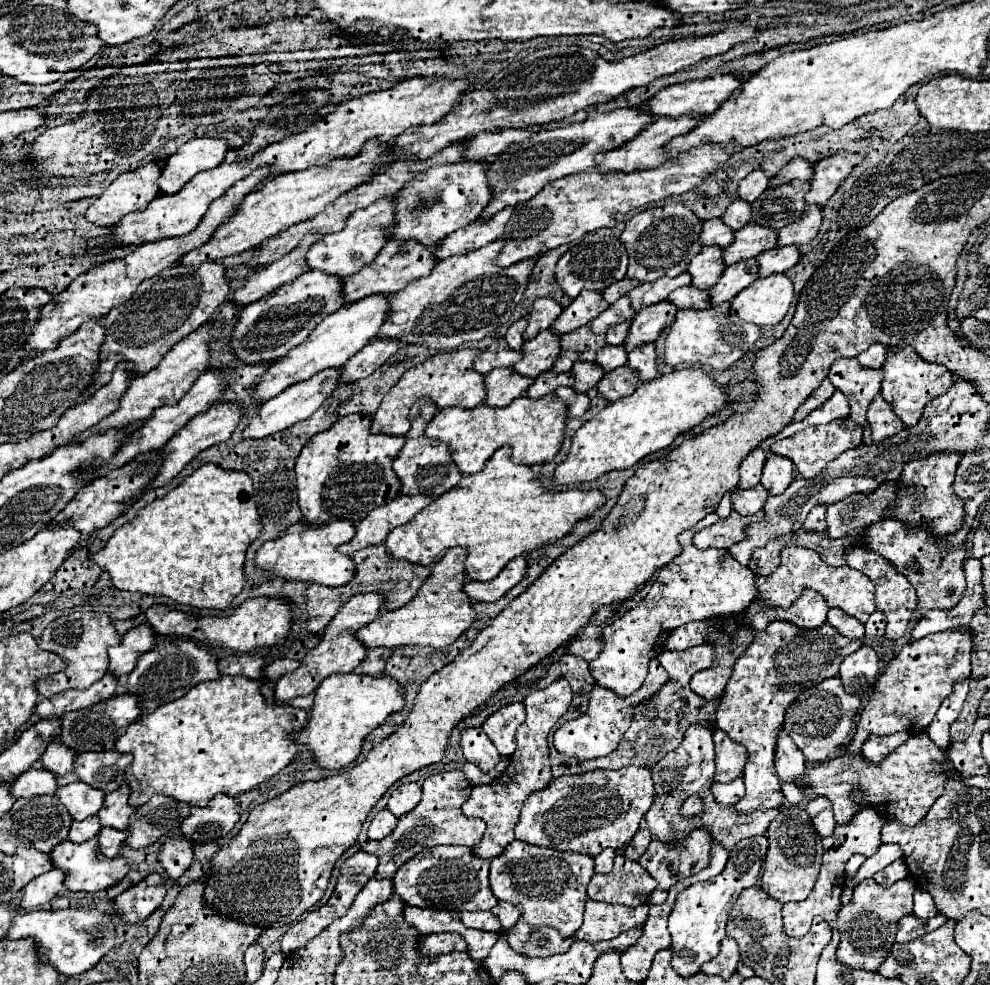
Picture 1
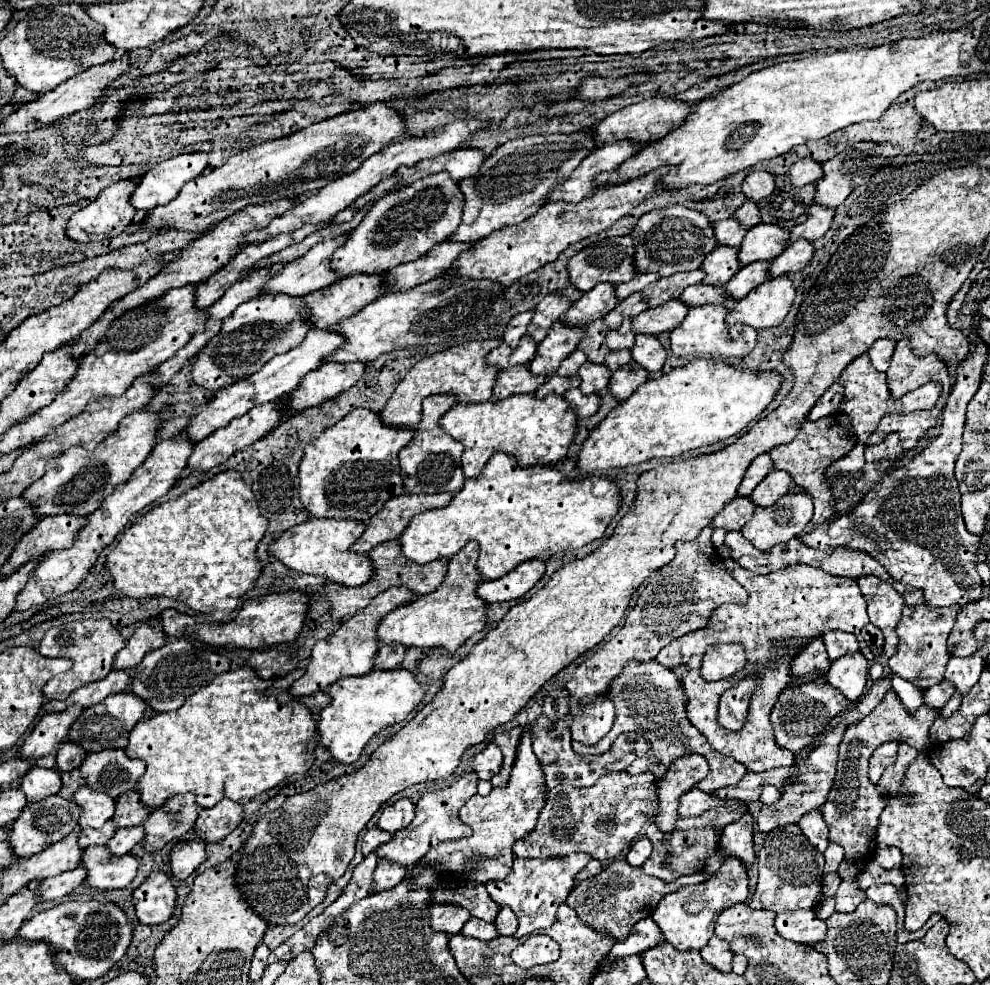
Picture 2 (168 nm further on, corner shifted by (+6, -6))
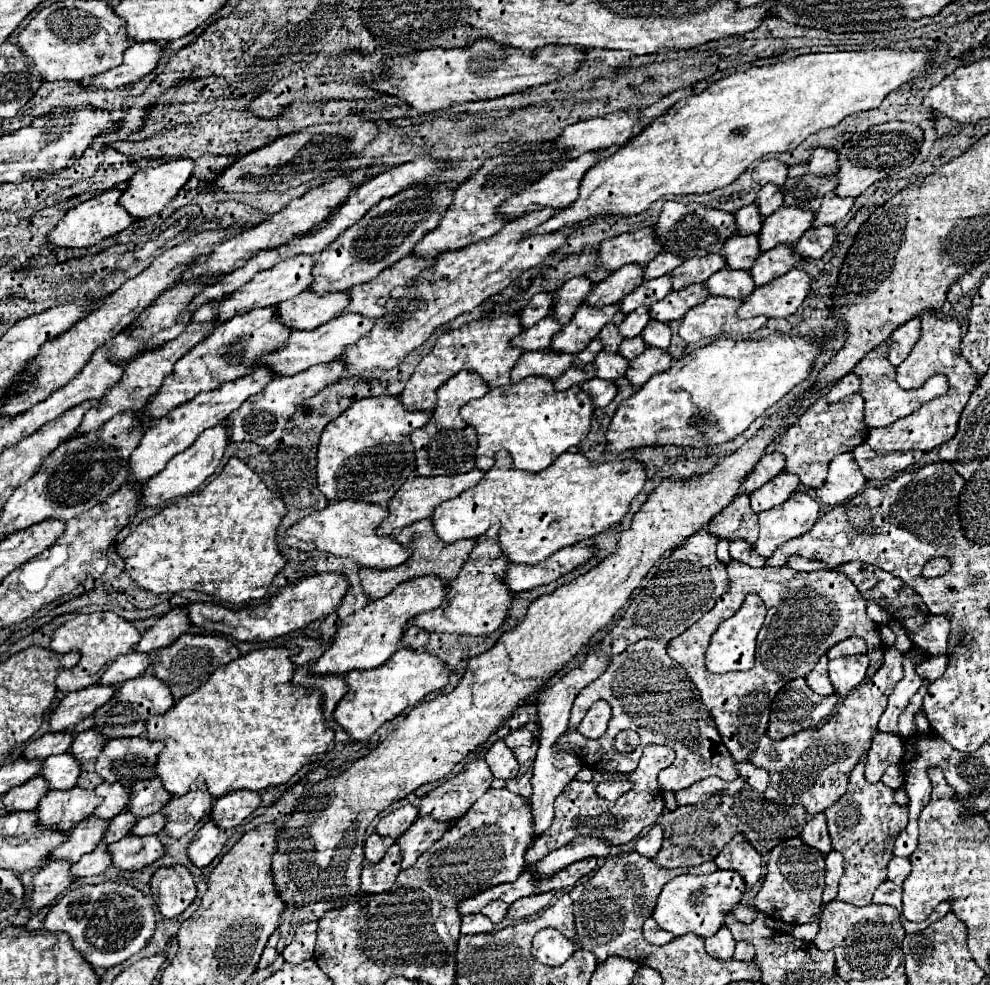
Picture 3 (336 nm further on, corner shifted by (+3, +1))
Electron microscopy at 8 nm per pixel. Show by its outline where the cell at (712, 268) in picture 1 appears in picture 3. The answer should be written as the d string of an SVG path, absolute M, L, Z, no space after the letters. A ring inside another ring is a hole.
M735 234L735 236L731 236L725 242L721 252L727 258L727 268L749 270L751 264L761 254L761 250L759 250L759 238L755 234L749 234L749 236Z

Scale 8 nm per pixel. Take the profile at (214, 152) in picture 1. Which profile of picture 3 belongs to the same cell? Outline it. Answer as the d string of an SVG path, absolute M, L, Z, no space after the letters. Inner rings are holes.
M179 158L179 160L169 160L157 168L143 168L143 170L137 170L133 174L133 178L129 180L127 188L123 190L121 198L119 198L119 204L133 216L133 218L139 218L139 220L147 220L151 218L153 214L161 212L165 208L165 204L169 204L173 200L173 196L181 190L181 186L191 178L191 172L193 172L193 166L195 162L189 160L189 158Z

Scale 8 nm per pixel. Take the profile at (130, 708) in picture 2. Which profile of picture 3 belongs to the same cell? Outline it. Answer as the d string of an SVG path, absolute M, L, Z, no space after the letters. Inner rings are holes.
M143 674L139 678L127 680L117 694L103 704L93 716L95 716L95 730L109 736L109 738L121 738L121 736L145 736L147 734L147 720L155 714L165 714L175 706L175 698L171 696L171 688L163 684L163 680L155 680L153 674Z

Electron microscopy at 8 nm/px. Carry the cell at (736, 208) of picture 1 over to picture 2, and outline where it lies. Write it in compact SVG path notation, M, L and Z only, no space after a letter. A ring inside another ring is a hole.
M744 201L744 203L740 205L740 209L738 209L732 217L738 219L740 227L744 227L744 229L748 231L750 227L754 227L754 225L760 223L760 215L758 215L758 213L760 213L760 211L758 211L756 203L752 203L752 201Z

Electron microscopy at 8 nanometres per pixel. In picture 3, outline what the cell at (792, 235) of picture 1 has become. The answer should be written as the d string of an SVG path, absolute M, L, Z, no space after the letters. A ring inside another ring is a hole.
M829 192L823 198L821 208L817 210L817 218L813 226L823 226L823 224L835 224L847 216L847 212L853 206L853 198L839 198L835 192Z

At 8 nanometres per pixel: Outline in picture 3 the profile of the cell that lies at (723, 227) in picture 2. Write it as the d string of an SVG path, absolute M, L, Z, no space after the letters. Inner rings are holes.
M751 204L751 206L743 206L737 214L737 232L739 234L759 234L759 228L763 224L763 216L759 214L759 208L757 204Z

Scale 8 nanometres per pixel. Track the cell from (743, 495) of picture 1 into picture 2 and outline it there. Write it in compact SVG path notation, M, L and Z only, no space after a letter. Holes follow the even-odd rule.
M734 497L724 509L714 517L712 525L726 531L740 531L748 519L752 519L756 505L750 497Z

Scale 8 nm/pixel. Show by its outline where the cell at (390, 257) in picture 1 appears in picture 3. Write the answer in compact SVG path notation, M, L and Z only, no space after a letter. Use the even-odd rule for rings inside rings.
M301 292L291 300L277 304L277 316L291 330L315 330L317 326L335 318L347 306L347 292L333 292L317 296L315 292Z

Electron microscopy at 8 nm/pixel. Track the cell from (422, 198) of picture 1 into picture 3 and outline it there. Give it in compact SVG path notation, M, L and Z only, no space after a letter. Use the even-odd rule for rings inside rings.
M435 184L431 190L429 186L411 186L397 196L381 200L375 208L371 208L371 212L367 212L367 216L363 216L363 220L359 220L359 224L347 228L347 232L339 234L335 244L329 244L319 256L315 256L311 292L343 292L379 276L381 270L411 254L413 246L439 224L439 218L445 214L451 202L453 190L447 184Z

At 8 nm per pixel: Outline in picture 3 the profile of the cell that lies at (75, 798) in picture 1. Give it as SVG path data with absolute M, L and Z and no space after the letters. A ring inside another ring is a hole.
M103 782L99 788L95 788L95 792L103 798L101 806L97 806L95 810L95 816L103 820L111 820L119 812L123 812L131 798L131 788L123 788L121 784L111 784L111 782Z

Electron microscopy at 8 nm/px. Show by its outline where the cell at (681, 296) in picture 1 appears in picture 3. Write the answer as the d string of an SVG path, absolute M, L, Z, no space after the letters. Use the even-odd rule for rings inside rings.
M723 268L715 272L705 284L707 284L709 294L737 298L737 300L745 300L755 290L755 282L751 280L749 270Z

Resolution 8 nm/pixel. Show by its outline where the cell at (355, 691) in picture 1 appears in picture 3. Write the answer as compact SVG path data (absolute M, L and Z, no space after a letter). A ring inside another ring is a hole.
M401 648L383 666L377 666L375 670L349 672L345 680L349 684L349 692L335 710L335 722L345 728L351 740L365 742L385 722L397 718L409 706L419 704L427 694L445 688L449 682L449 668L435 654Z

